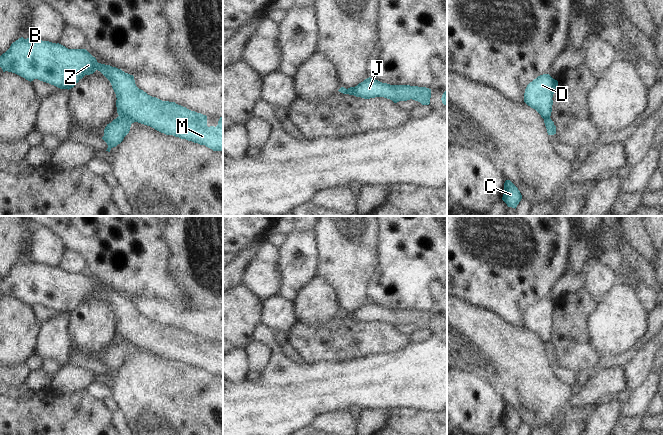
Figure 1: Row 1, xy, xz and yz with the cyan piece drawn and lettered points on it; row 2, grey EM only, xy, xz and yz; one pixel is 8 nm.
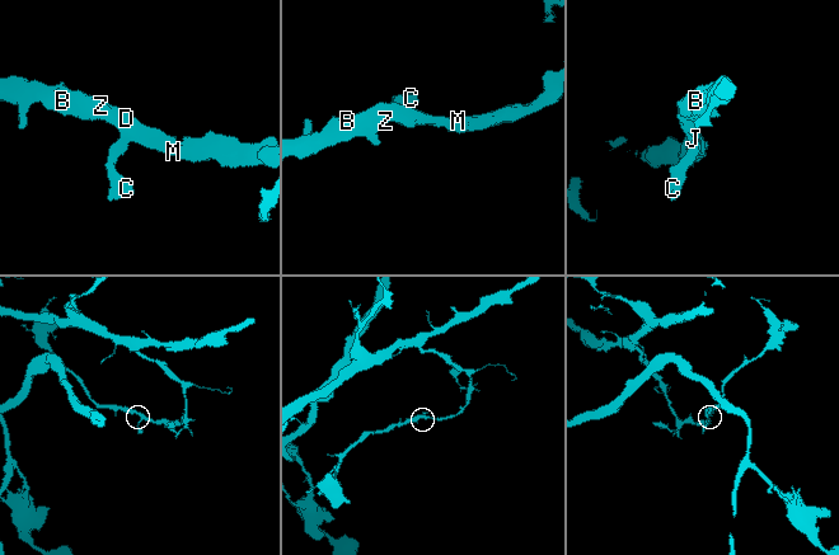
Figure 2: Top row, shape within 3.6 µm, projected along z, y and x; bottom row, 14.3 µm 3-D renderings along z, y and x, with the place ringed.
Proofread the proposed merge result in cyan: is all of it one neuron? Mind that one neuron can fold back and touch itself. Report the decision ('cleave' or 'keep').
cleave

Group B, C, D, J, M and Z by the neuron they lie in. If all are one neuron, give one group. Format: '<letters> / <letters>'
B D J M Z / C

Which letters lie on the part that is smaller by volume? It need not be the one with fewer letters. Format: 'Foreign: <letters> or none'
Foreign: C

